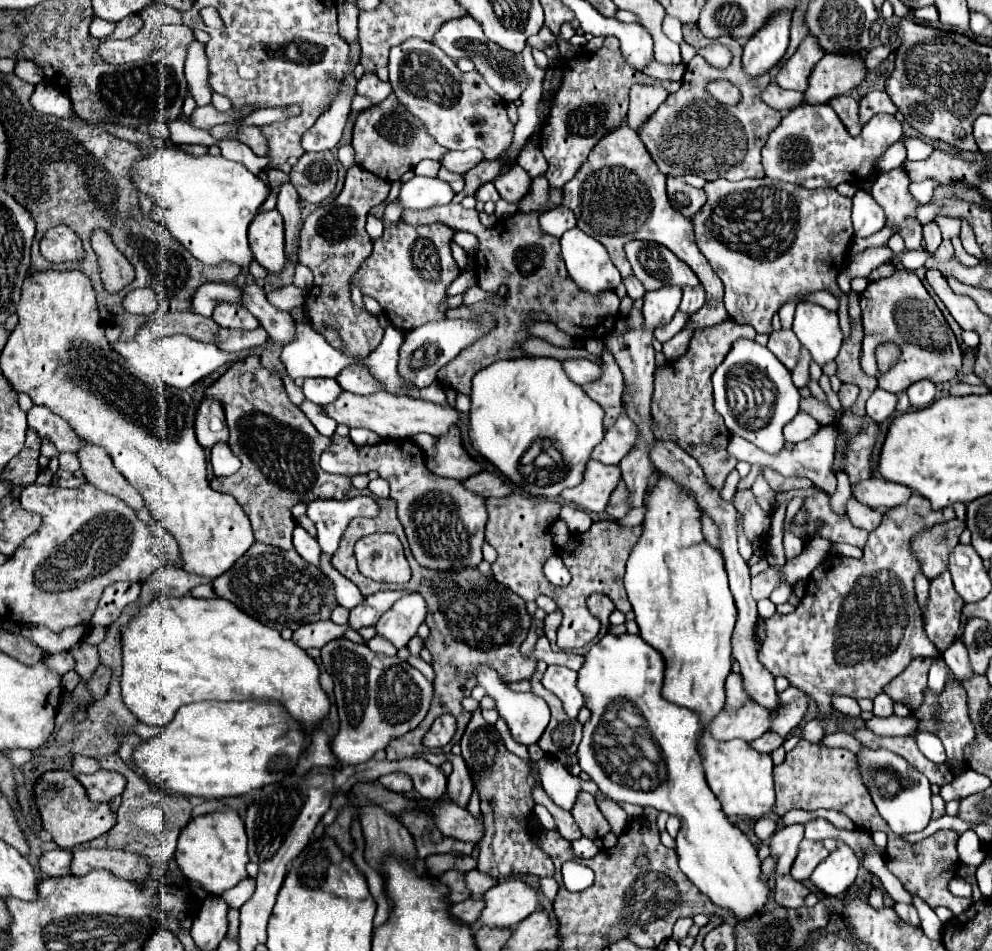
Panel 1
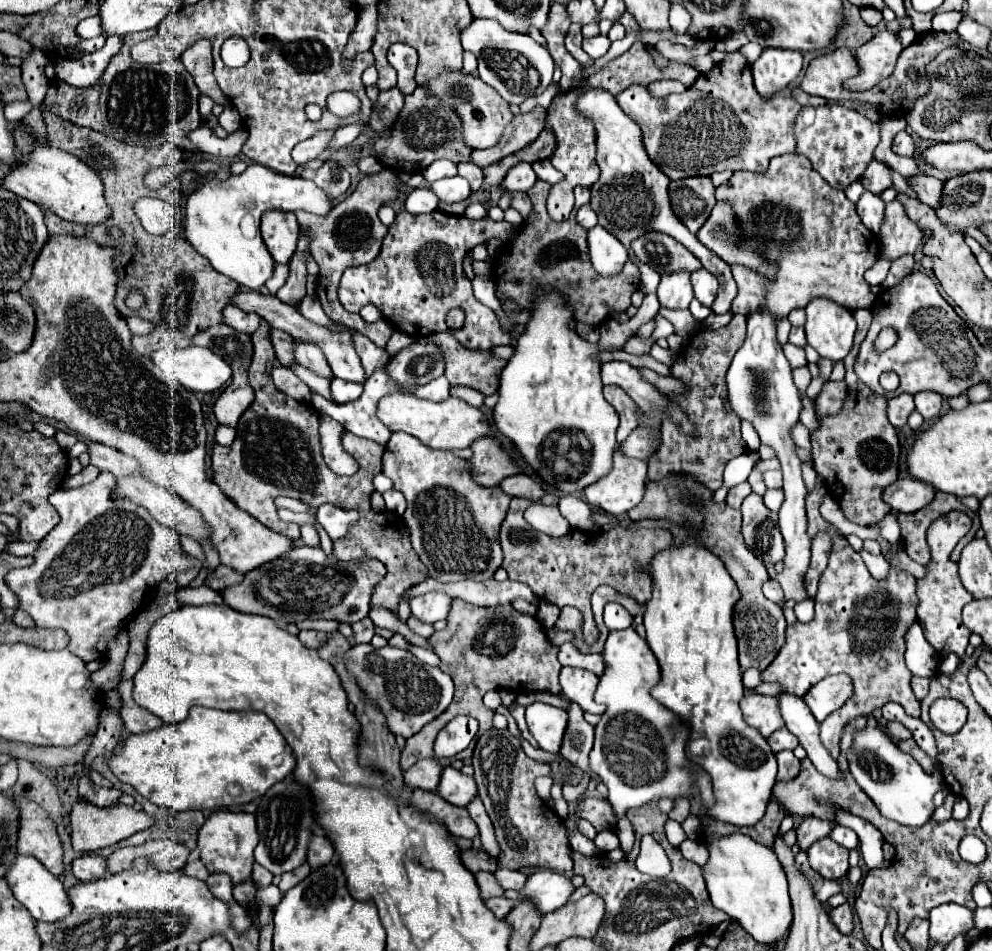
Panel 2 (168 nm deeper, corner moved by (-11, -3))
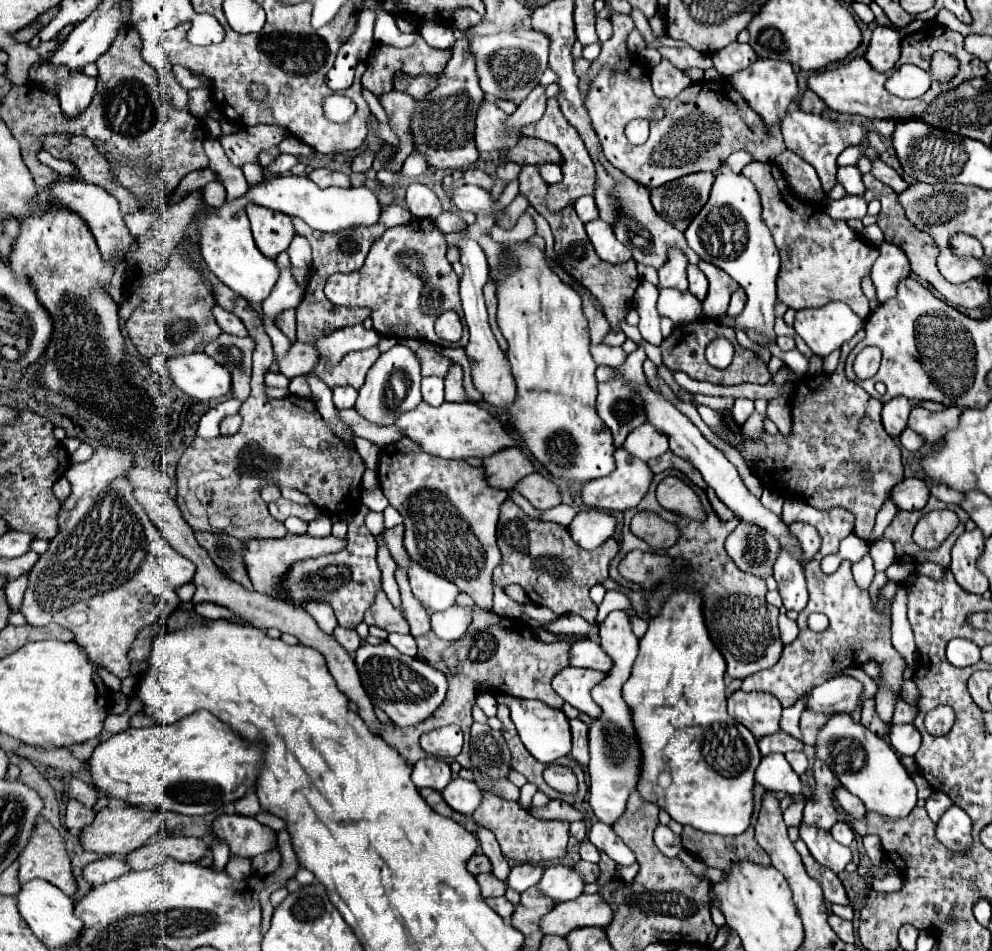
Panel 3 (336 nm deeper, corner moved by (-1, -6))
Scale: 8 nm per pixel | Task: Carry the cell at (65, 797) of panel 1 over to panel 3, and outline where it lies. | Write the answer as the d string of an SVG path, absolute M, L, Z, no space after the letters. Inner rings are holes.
M111 804L103 810L97 812L93 824L81 830L81 846L87 852L97 852L97 854L121 854L125 856L127 852L143 846L149 838L153 838L163 826L163 814L157 810L137 810L135 806L121 806L121 804Z

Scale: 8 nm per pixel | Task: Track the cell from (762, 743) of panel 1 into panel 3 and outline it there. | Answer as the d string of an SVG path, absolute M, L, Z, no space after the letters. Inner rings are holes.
M777 732L777 734L771 734L771 736L765 736L759 740L759 750L763 756L771 754L771 752L789 752L789 750L803 750L803 742L791 738L789 734L785 732Z

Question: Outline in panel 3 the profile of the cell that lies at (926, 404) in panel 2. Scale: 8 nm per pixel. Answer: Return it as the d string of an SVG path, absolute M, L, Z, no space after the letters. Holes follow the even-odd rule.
M913 406L909 414L909 426L925 438L927 444L937 444L943 440L943 434L955 428L959 422L961 408L949 406L943 412L929 412L921 406Z

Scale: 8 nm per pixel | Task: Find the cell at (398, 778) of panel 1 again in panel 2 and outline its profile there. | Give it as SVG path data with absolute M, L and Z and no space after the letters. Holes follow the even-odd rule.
M429 757L429 759L417 761L409 771L403 773L403 777L405 777L407 785L427 789L427 791L435 791L437 783L441 779L441 771L443 771L443 765L437 759Z

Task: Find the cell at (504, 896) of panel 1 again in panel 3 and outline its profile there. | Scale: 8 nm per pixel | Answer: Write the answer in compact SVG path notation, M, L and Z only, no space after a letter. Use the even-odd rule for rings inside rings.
M547 866L541 880L537 882L537 890L551 898L555 904L557 902L567 902L573 900L575 896L579 896L583 892L583 880L581 876L567 866Z

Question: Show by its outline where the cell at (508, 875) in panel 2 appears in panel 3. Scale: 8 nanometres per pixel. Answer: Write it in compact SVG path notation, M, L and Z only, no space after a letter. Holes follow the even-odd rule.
M531 864L513 866L507 880L505 880L505 886L515 892L525 892L527 888L531 888L539 882L541 874L543 874L541 866L531 866Z

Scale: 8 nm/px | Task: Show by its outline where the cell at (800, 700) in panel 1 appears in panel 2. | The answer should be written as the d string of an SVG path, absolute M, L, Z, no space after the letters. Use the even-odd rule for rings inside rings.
M829 675L817 685L813 685L803 697L815 719L821 723L833 711L841 709L845 701L853 695L853 681L847 675Z

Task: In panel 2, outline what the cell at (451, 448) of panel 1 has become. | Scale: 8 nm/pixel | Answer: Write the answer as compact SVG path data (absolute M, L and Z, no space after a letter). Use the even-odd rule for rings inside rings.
M481 437L473 445L473 475L483 487L495 487L505 477L521 473L521 467L509 457L503 445L493 437Z

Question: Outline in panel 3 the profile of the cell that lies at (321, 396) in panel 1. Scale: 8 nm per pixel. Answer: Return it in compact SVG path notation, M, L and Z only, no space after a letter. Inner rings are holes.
M339 386L333 388L333 404L341 410L341 408L353 408L357 400L357 390L351 386Z

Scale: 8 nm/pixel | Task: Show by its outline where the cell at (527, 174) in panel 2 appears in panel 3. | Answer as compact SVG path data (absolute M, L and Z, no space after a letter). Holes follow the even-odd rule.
M503 162L497 166L497 178L503 182L503 184L509 184L513 180L517 180L521 174L521 166L519 164L513 164L513 162Z

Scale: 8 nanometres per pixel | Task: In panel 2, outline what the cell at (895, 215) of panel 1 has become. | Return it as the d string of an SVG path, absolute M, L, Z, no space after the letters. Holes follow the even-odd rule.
M895 199L887 203L879 239L881 239L883 257L889 261L895 261L901 255L907 255L907 253L913 255L917 251L917 247L923 243L923 231L917 223L913 223L907 217L903 205Z

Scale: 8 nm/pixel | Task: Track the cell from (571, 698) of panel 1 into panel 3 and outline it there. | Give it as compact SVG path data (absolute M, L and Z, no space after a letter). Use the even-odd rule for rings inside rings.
M563 668L559 674L555 674L553 678L553 690L565 700L569 702L573 708L577 708L579 712L589 714L591 718L597 718L601 714L599 706L591 700L589 692L595 684L599 684L605 678L603 672L595 672L595 670L587 670L587 668Z

